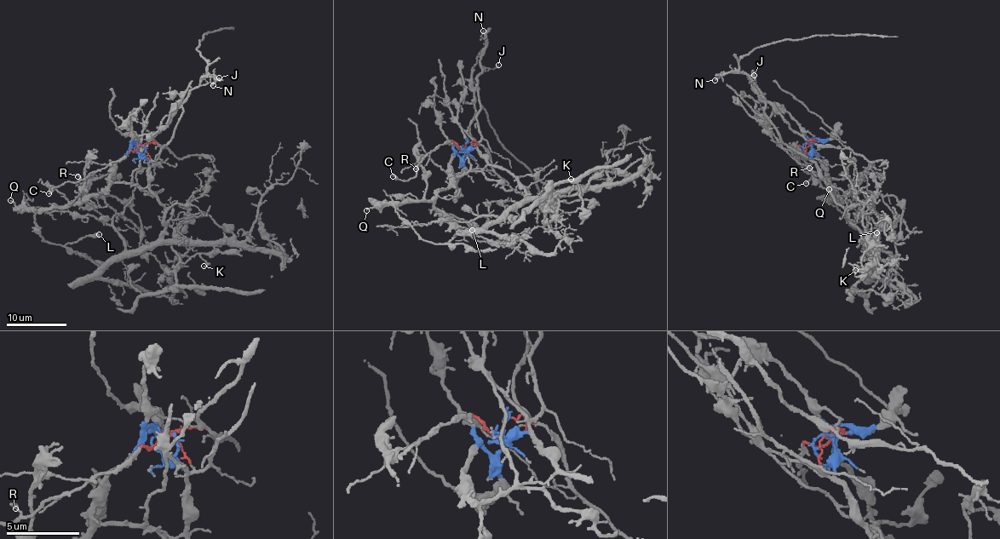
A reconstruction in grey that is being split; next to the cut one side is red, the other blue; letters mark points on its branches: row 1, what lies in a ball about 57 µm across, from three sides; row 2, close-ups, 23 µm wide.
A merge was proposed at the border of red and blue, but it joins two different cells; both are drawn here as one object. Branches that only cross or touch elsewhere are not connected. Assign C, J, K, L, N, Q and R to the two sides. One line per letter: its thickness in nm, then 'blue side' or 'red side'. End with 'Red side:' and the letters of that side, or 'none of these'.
C: calibre 160 nm; red side
J: calibre 120 nm; red side
K: calibre 180 nm; blue side
L: calibre 550 nm; blue side
N: calibre 150 nm; red side
Q: calibre 140 nm; blue side
R: calibre 80 nm; red side
Red side: C, J, N, R

